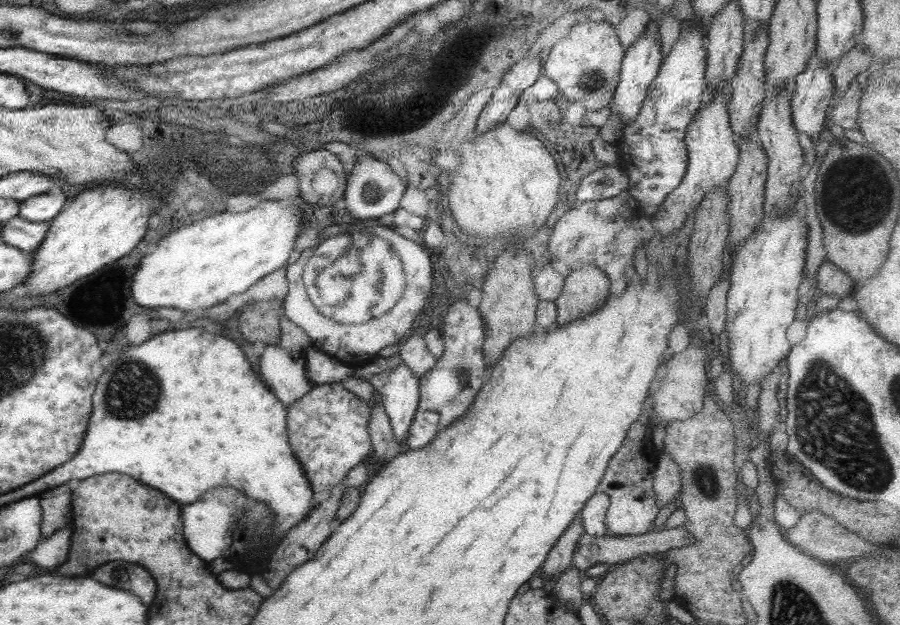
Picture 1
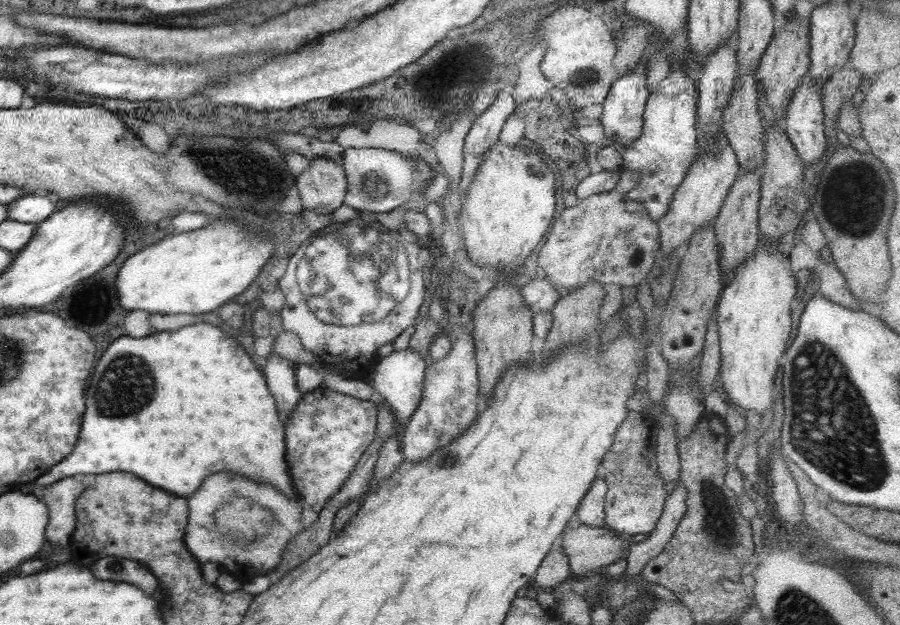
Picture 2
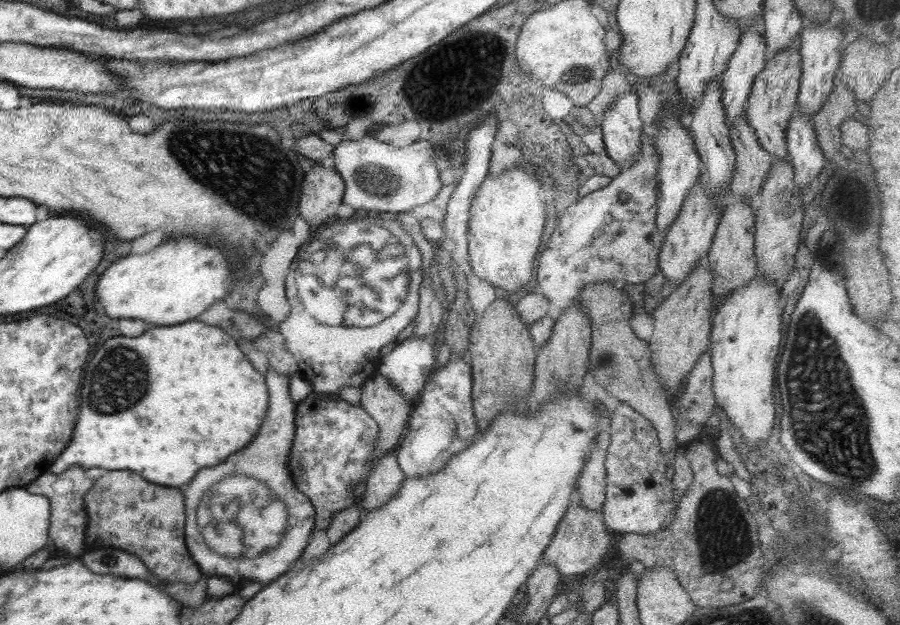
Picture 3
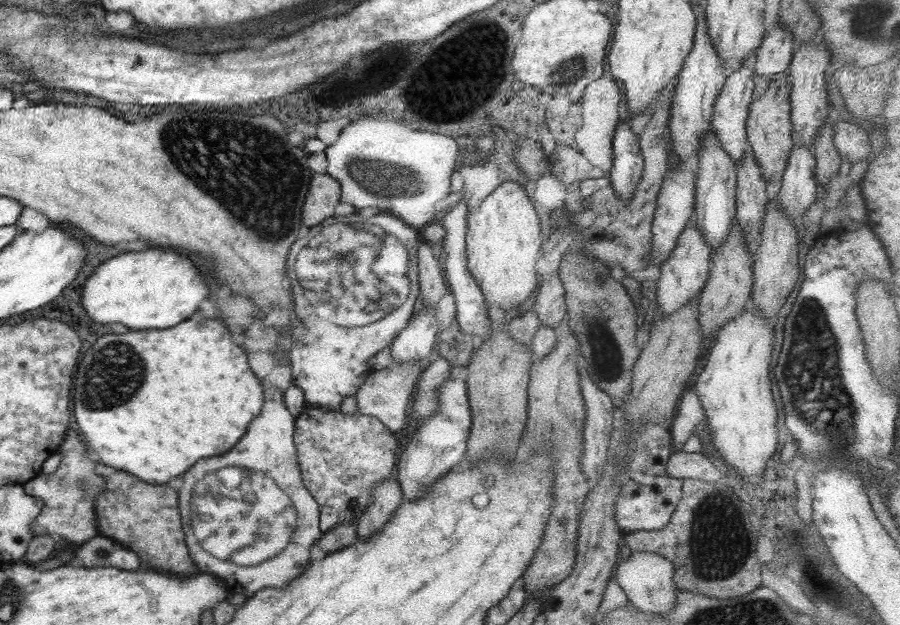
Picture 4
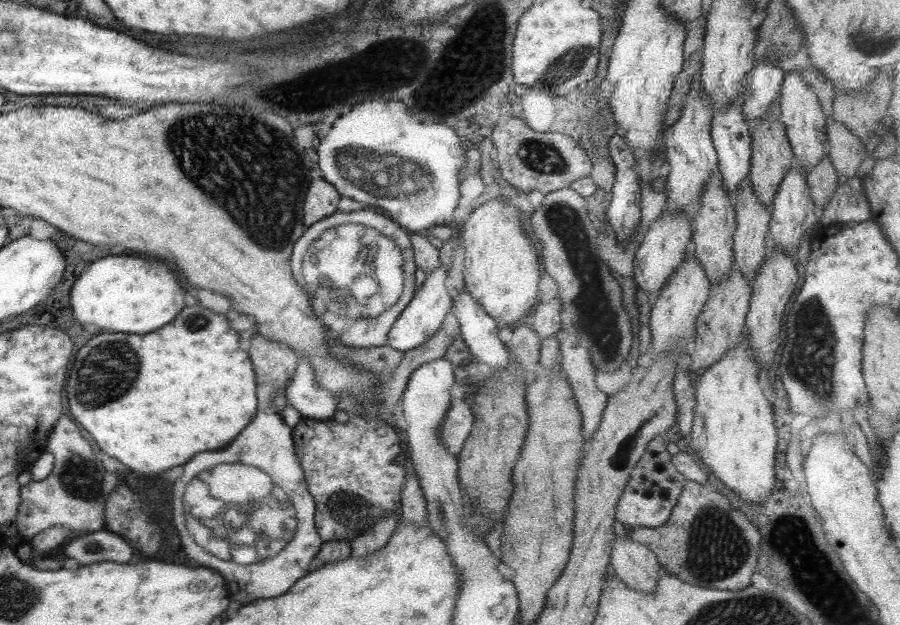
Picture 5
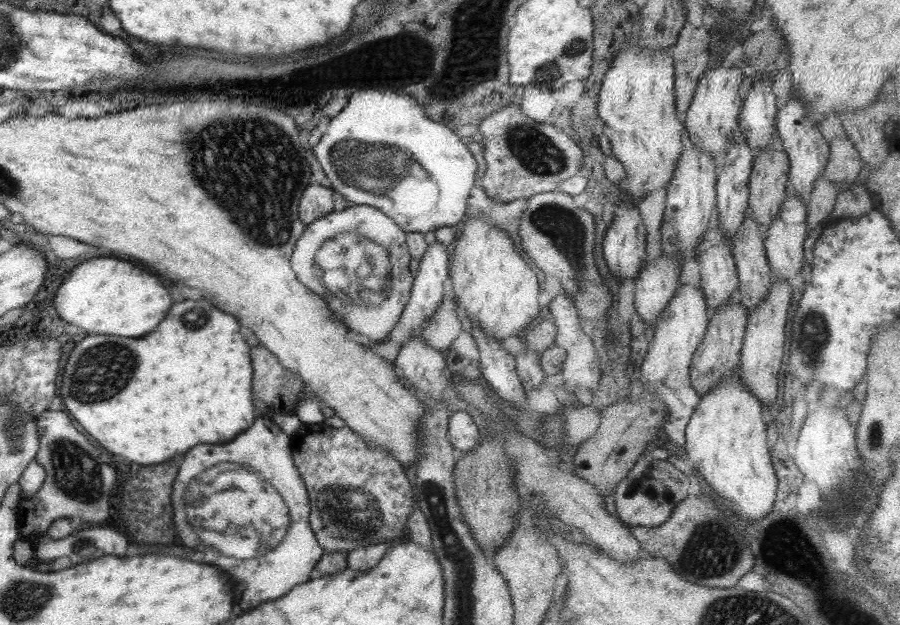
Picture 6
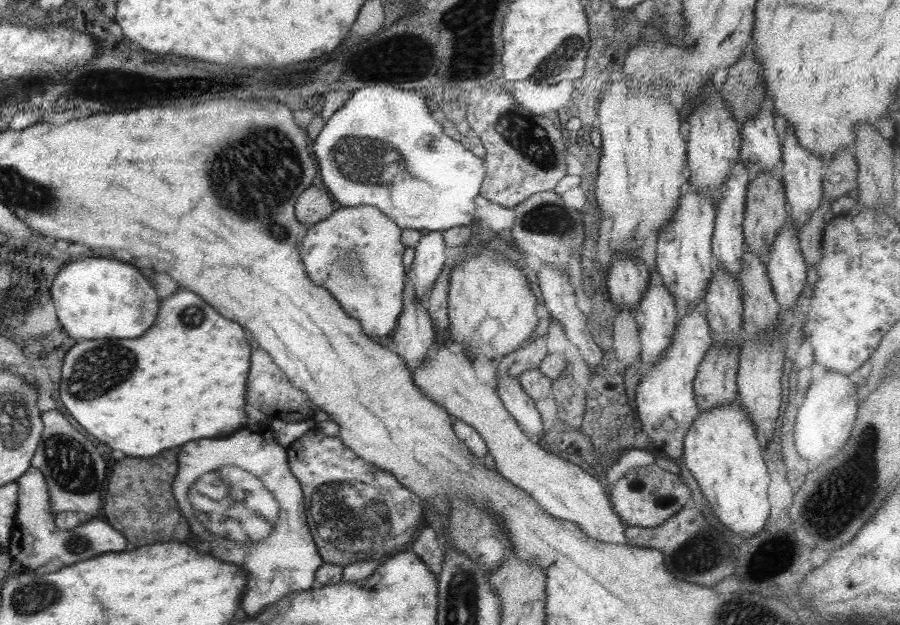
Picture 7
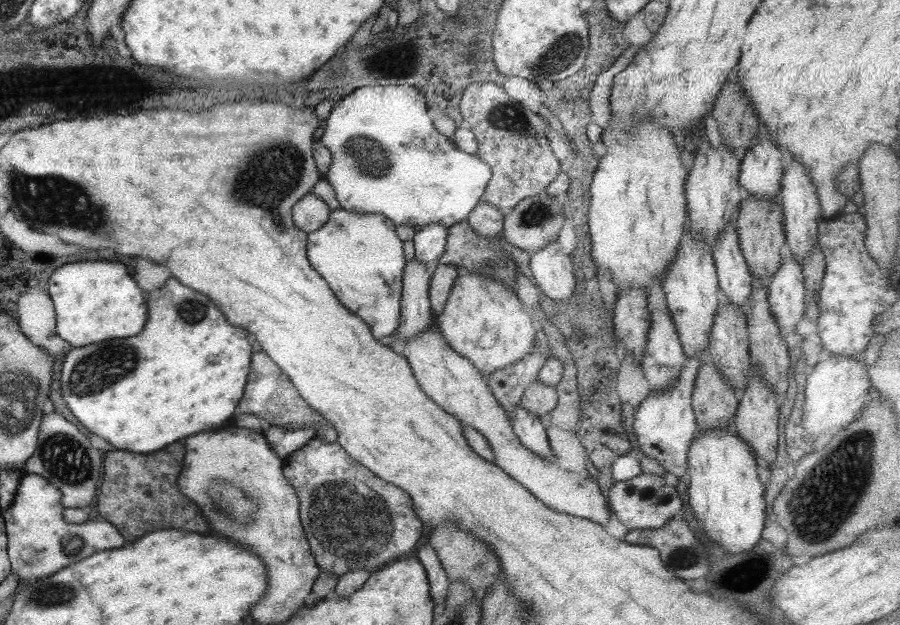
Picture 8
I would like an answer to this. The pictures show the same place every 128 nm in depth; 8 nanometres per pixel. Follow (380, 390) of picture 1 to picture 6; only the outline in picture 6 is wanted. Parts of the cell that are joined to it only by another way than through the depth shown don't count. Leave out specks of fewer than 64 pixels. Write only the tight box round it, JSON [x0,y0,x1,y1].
[388,240,449,344]

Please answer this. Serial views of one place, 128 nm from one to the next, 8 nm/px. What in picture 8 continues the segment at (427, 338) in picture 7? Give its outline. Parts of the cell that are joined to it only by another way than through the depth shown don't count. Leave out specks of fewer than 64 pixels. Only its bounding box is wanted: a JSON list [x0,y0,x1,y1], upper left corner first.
[395,259,432,342]

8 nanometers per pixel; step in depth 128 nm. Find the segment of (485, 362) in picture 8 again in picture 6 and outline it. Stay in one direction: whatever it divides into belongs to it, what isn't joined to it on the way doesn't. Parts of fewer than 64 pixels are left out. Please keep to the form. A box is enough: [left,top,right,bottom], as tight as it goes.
[448,217,539,342]

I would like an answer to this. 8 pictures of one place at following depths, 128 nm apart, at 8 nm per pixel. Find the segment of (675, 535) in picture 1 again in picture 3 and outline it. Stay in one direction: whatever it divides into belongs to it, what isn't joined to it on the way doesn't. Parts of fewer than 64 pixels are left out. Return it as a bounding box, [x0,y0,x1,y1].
[539,490,615,576]

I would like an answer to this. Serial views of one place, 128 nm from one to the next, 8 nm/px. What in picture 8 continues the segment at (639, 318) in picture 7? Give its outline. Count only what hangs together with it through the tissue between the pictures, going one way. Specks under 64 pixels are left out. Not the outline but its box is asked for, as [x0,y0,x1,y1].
[641,312,686,390]

